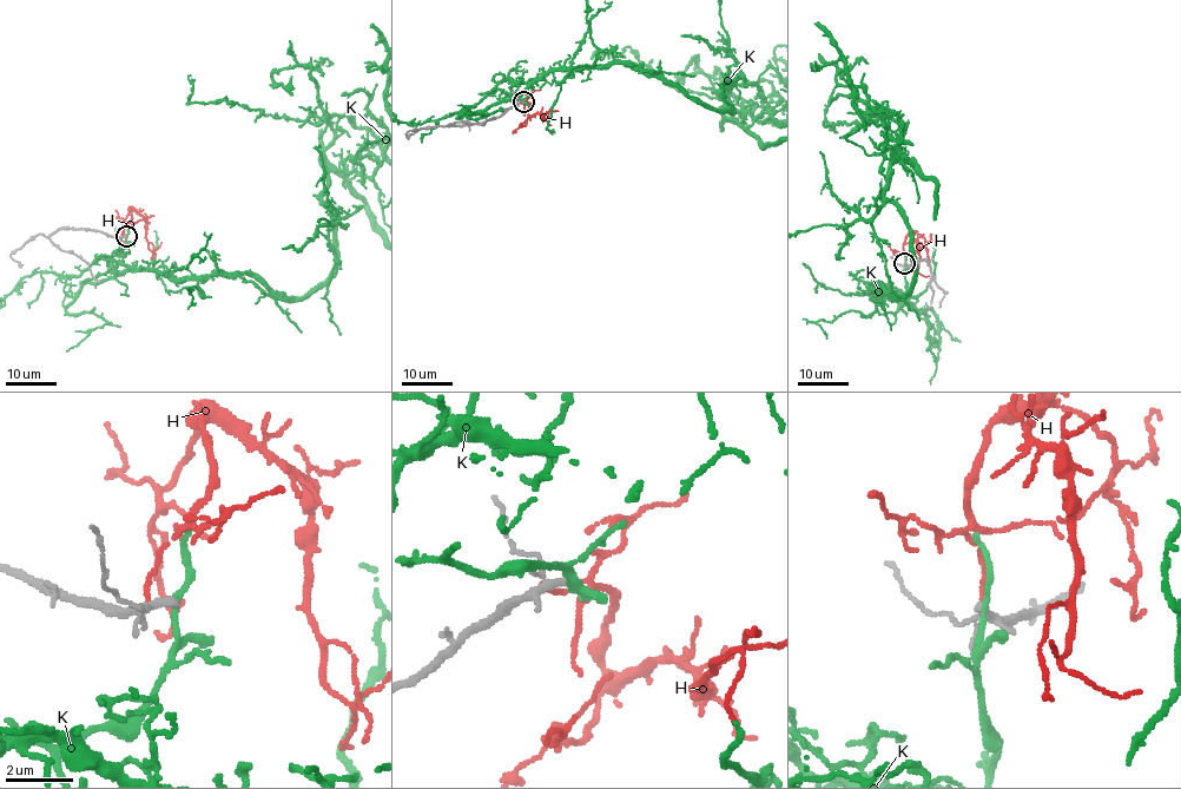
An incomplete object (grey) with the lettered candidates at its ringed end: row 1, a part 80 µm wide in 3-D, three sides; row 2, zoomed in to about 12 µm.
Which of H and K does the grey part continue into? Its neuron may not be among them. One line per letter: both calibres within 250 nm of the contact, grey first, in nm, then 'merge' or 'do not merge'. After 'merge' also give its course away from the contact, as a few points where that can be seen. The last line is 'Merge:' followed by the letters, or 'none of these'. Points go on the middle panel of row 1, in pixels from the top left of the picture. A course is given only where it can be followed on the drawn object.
H: calibres 280 and 120 nm; do not merge
K: calibres 160 and 160 nm; do not merge
Merge: none of these

